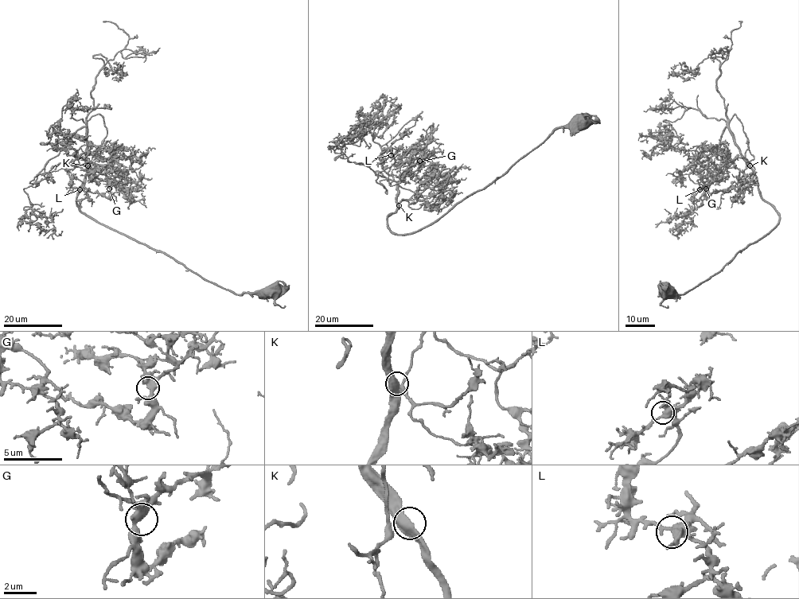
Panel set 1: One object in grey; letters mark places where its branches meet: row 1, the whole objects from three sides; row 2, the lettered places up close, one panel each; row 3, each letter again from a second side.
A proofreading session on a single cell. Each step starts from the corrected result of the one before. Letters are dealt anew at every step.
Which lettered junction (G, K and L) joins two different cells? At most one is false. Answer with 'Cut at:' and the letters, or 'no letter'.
Cut at: no letter

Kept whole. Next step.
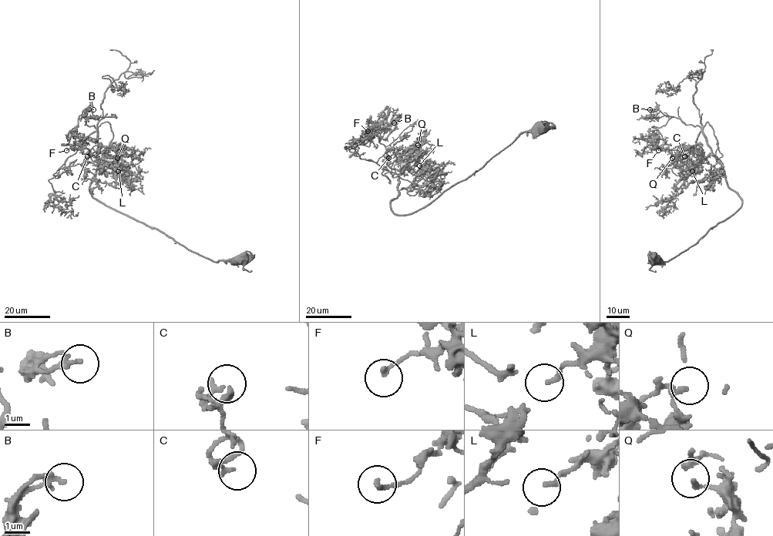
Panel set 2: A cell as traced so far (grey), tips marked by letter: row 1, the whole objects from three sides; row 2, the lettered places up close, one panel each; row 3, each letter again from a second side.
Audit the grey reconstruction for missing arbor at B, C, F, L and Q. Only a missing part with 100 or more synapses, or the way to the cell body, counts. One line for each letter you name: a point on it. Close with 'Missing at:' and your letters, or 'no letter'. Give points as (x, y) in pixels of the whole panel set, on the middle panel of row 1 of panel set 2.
Missing at: no letter

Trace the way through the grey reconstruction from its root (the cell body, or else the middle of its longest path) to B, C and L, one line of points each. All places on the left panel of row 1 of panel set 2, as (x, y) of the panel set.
B: (240, 259), (212, 261), (92, 196), (97, 130), (78, 116), (85, 108), (93, 109)
C: (240, 259), (212, 261), (99, 202), (89, 192), (97, 167), (96, 132), (65, 165), (85, 165), (87, 156)
L: (240, 259), (212, 261), (92, 196), (97, 128), (105, 122), (113, 139), (99, 162), (129, 167), (118, 171)

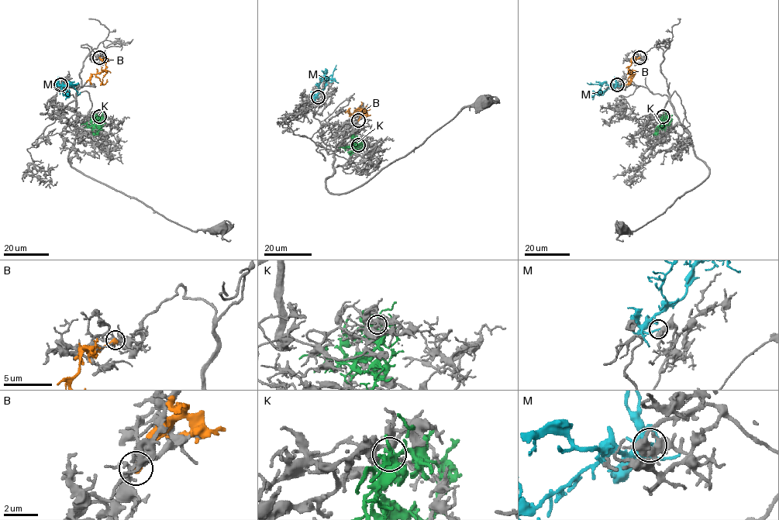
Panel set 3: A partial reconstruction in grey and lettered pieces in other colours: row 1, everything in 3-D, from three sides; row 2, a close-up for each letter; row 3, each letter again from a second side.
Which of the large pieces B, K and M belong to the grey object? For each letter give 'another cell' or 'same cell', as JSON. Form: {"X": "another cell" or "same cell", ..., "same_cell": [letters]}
{"B": "another cell", "K": "another cell", "M": "same cell", "same_cell": ["M"]}

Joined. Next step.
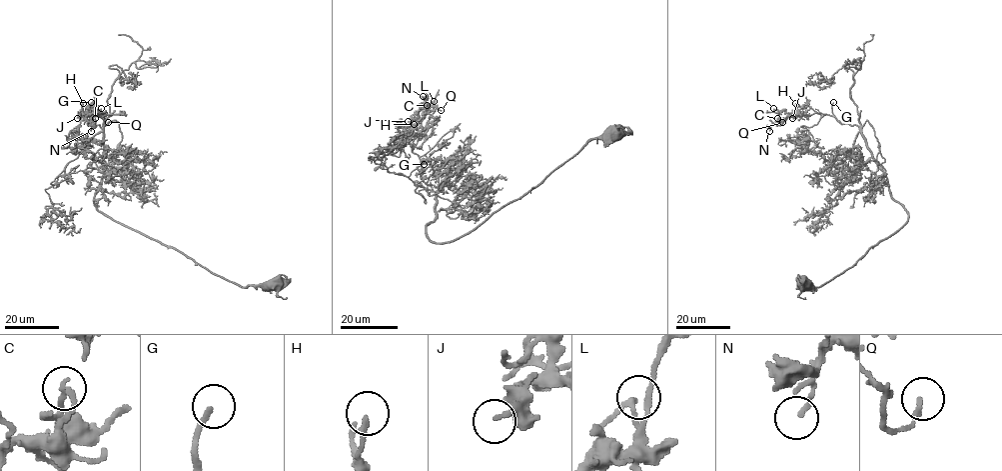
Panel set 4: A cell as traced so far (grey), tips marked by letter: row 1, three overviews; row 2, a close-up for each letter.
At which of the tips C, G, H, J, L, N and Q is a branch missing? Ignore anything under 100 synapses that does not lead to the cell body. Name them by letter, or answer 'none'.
G

